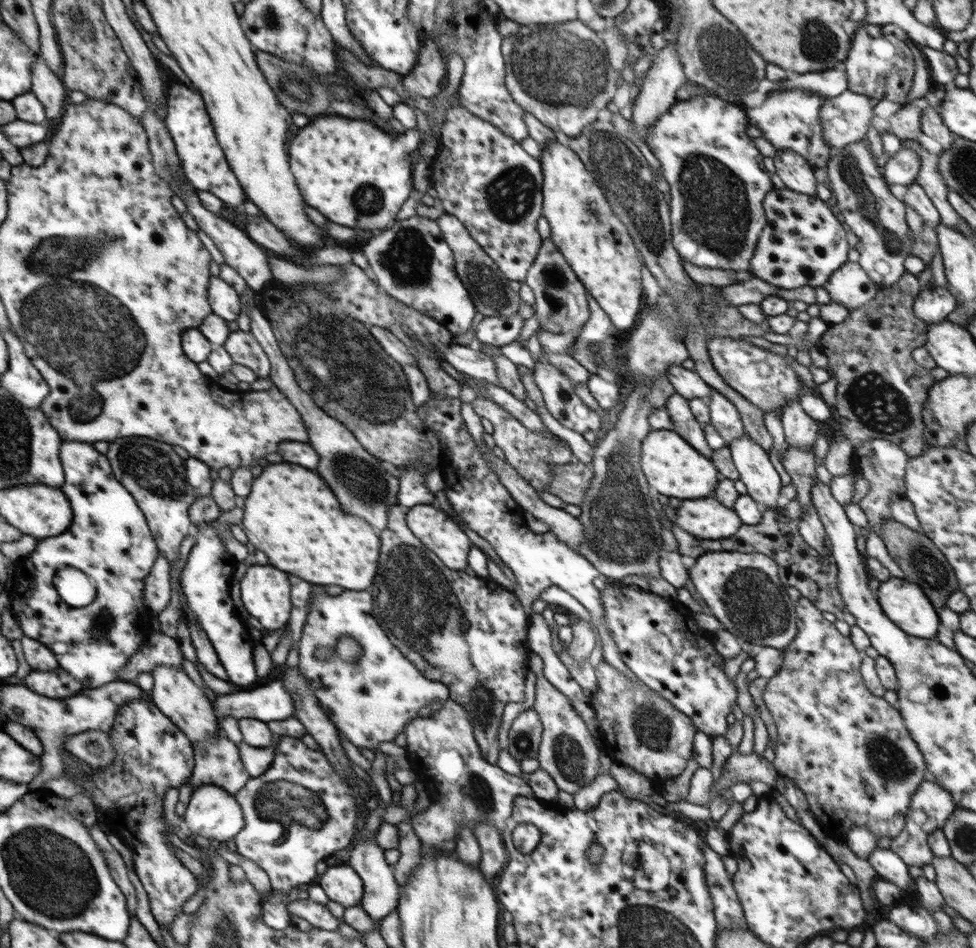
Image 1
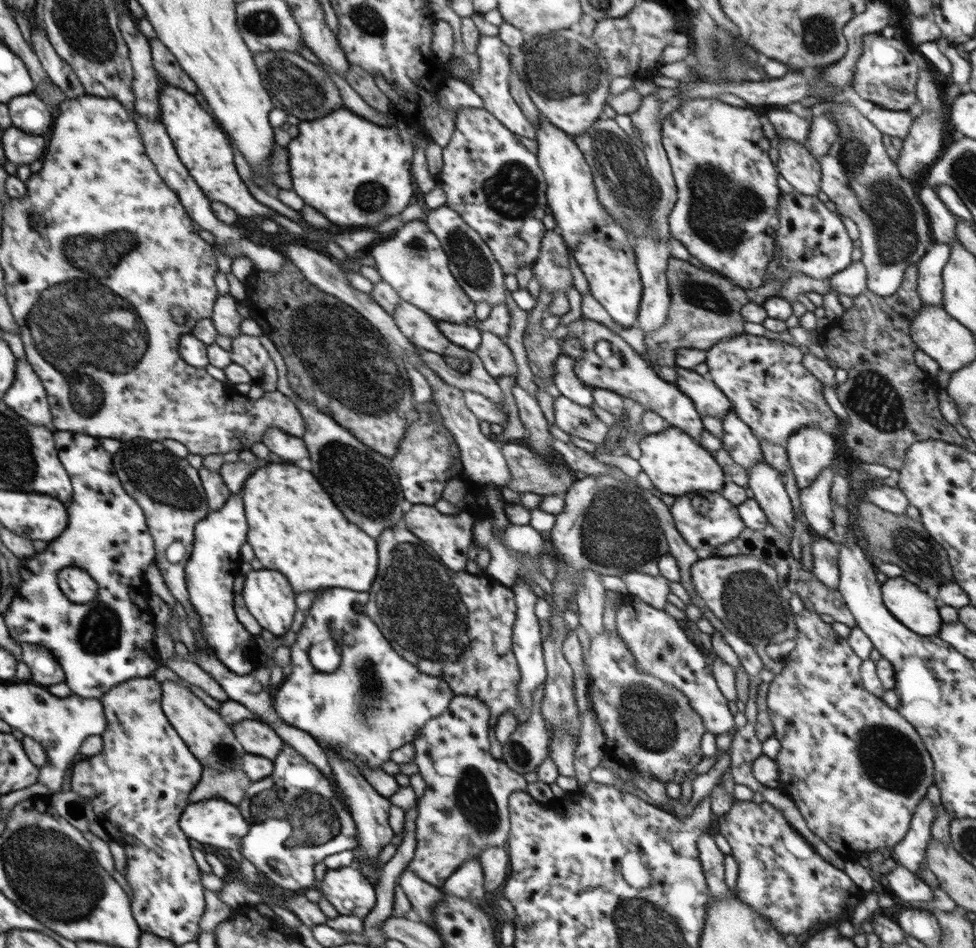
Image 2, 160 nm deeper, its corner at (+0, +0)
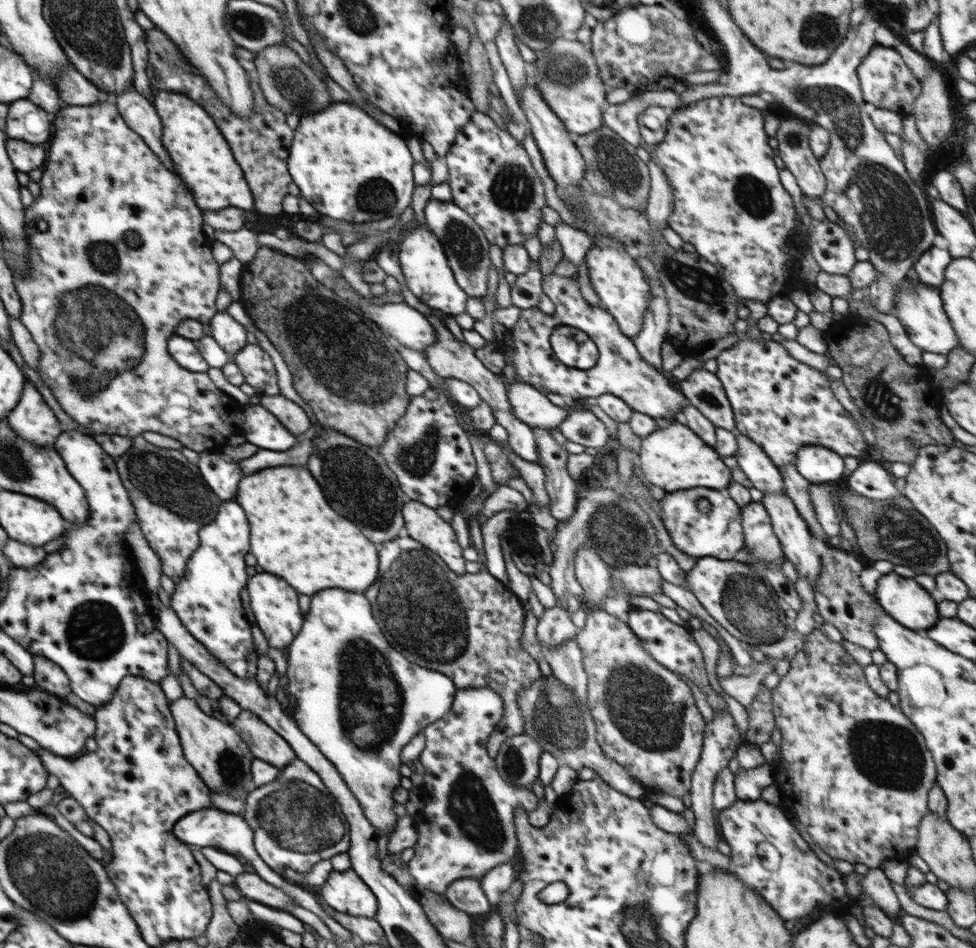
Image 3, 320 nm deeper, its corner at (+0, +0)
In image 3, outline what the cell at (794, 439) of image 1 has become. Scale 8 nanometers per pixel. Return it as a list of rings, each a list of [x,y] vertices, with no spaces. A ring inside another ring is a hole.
[[[820,445],[802,447],[796,453],[794,466],[797,472],[811,484],[837,481],[846,471],[844,457]]]

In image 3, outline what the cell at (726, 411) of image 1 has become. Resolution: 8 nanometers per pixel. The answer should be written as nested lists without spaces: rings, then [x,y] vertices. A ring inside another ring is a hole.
[[[735,432],[735,437],[736,455],[734,456],[737,458],[740,470],[744,472],[754,488],[763,493],[777,492],[778,494],[785,494],[782,474],[780,474],[772,459],[748,436]]]

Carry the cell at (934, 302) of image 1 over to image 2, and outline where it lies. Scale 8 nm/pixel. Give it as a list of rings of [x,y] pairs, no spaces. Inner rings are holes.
[[[934,243],[917,262],[917,291],[924,305],[943,306],[943,268],[951,255],[950,245]]]

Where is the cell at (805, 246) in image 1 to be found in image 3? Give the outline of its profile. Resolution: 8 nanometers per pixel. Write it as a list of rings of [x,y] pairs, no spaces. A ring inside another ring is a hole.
[[[827,218],[818,220],[809,240],[815,260],[822,271],[833,275],[847,275],[857,263],[854,243],[848,232]]]

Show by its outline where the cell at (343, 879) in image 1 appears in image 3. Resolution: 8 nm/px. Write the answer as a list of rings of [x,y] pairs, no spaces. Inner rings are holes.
[[[350,868],[330,871],[318,896],[336,912],[375,919],[378,902],[372,890]]]

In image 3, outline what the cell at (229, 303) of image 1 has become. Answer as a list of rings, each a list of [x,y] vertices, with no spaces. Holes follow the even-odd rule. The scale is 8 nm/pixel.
[[[218,309],[209,325],[211,337],[229,354],[230,360],[247,345],[244,325],[238,323],[226,310]]]

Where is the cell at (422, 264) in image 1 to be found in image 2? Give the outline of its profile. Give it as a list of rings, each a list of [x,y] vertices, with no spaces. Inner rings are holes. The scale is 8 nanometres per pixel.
[[[422,219],[404,223],[394,236],[378,239],[367,253],[374,257],[382,281],[398,292],[401,301],[417,306],[437,321],[465,324],[475,316],[475,302],[460,288],[439,238]]]

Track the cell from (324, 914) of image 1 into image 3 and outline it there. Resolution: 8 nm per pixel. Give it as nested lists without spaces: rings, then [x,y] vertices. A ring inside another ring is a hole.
[[[244,871],[235,876],[234,886],[249,900],[287,911],[288,905],[296,905],[292,897],[288,897],[282,888],[274,887],[260,878],[256,873]]]

